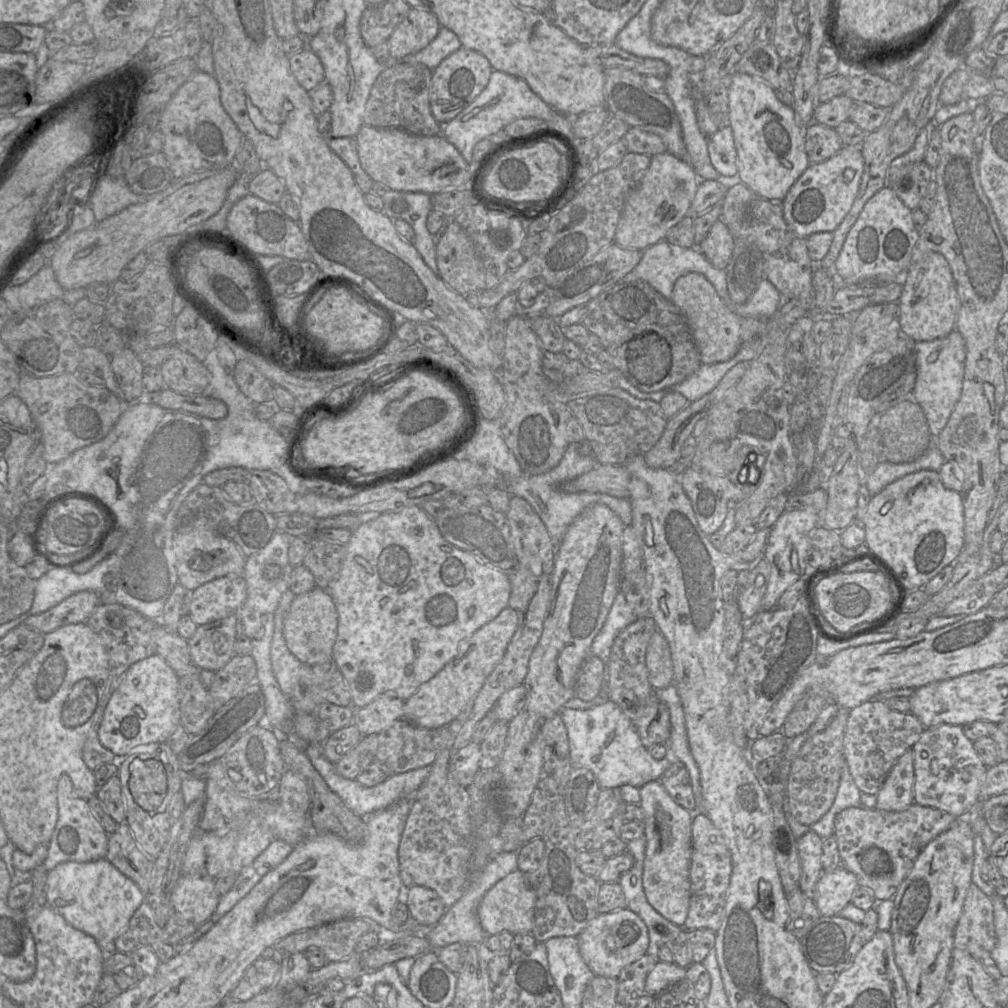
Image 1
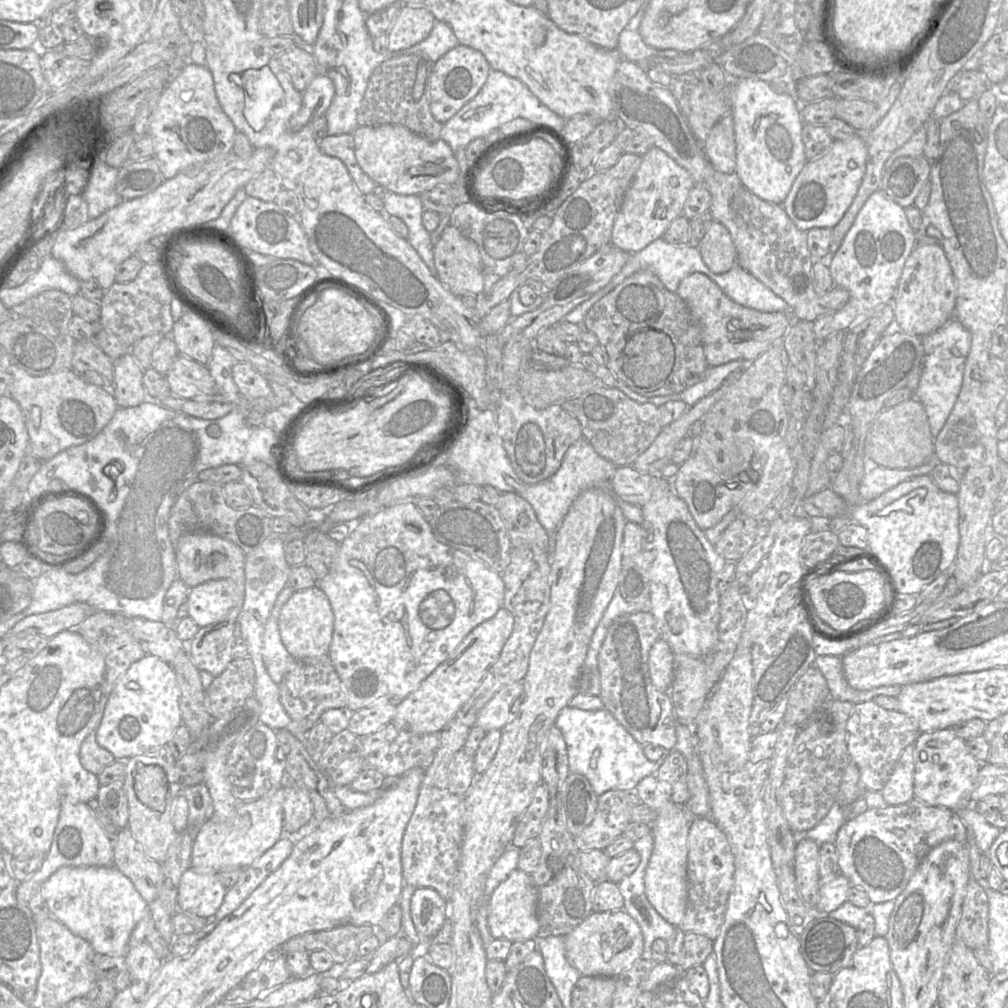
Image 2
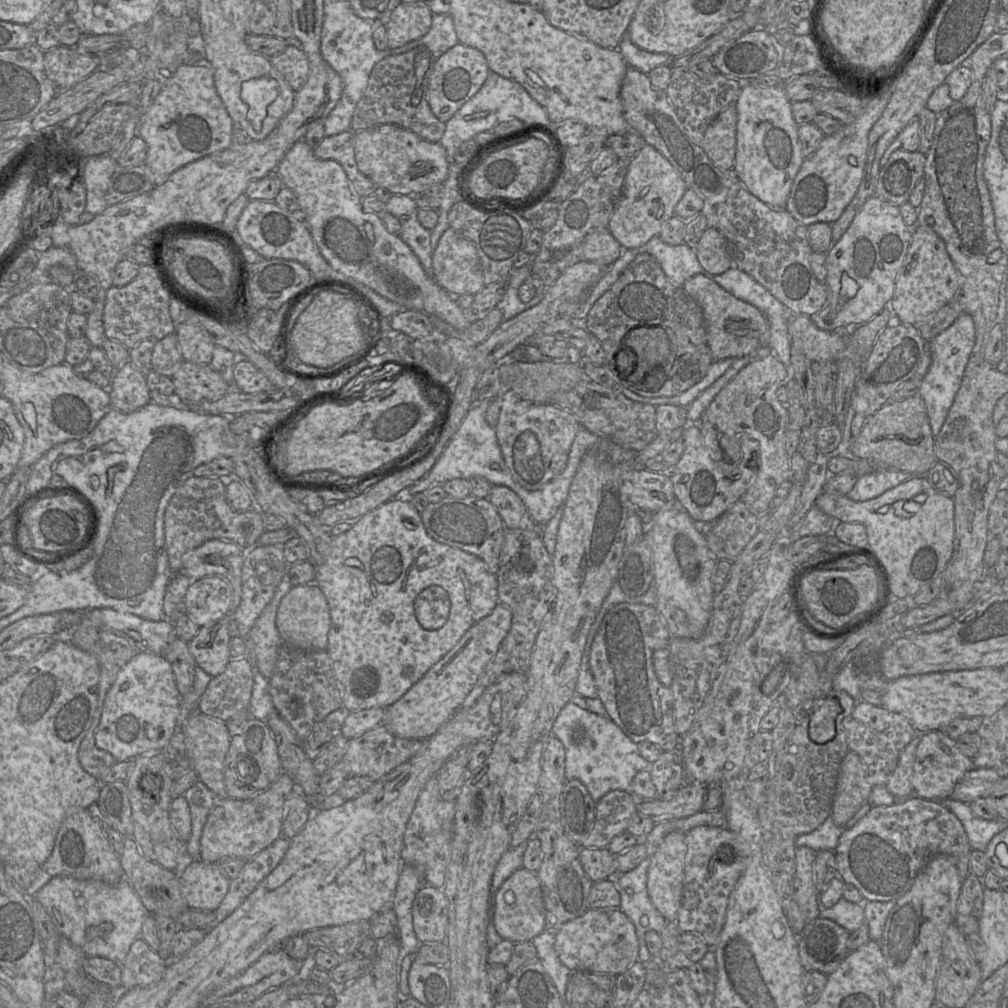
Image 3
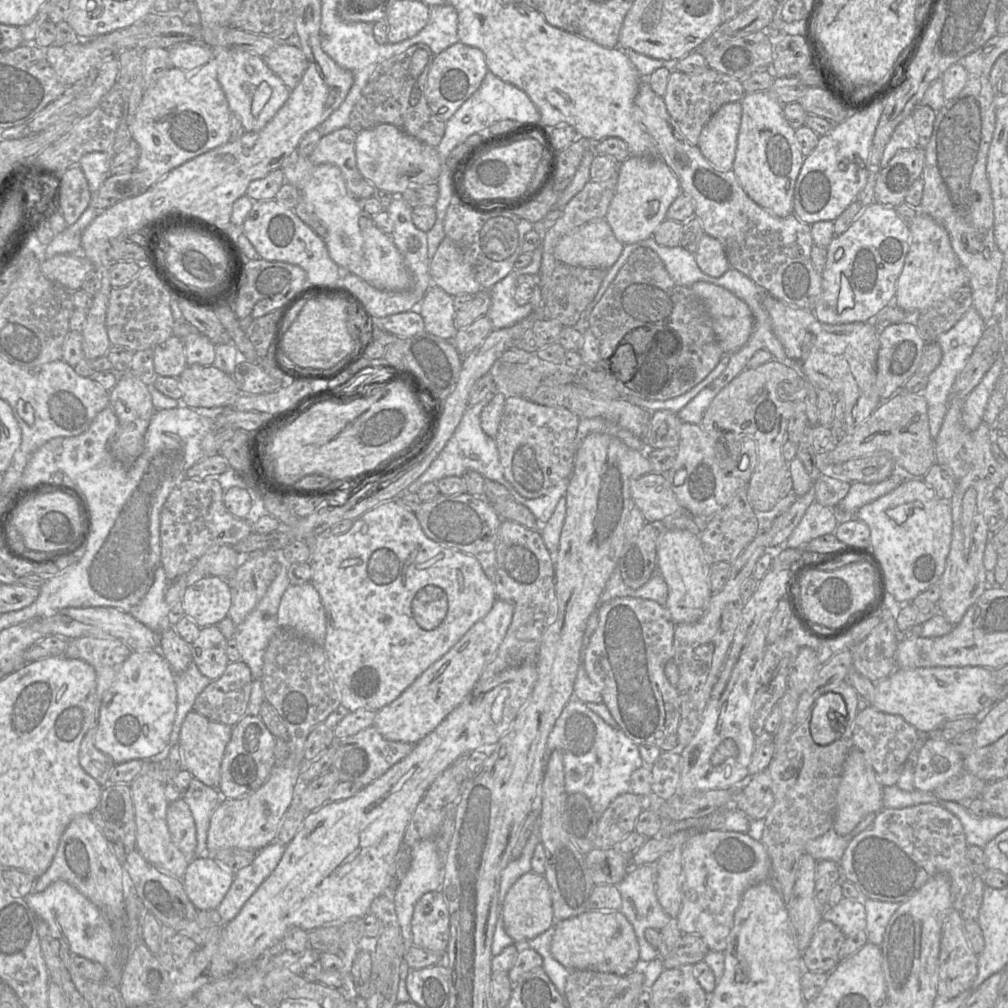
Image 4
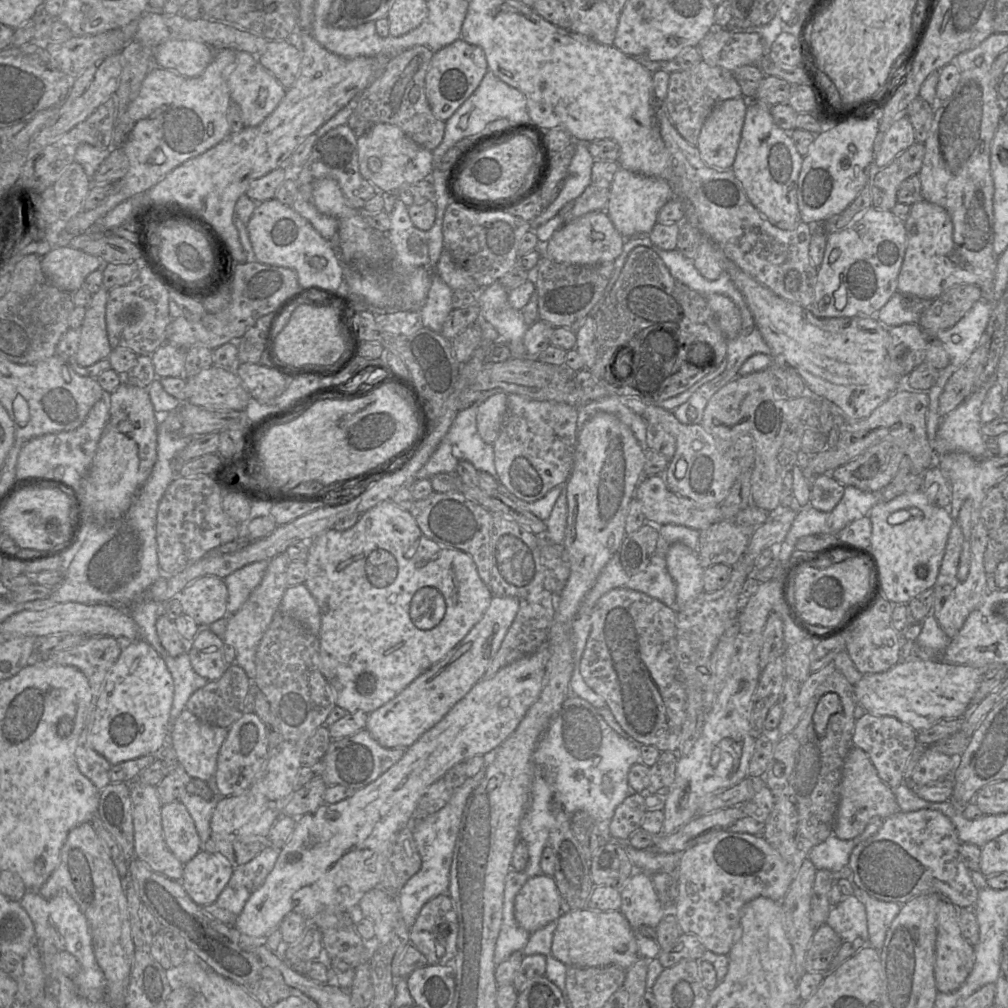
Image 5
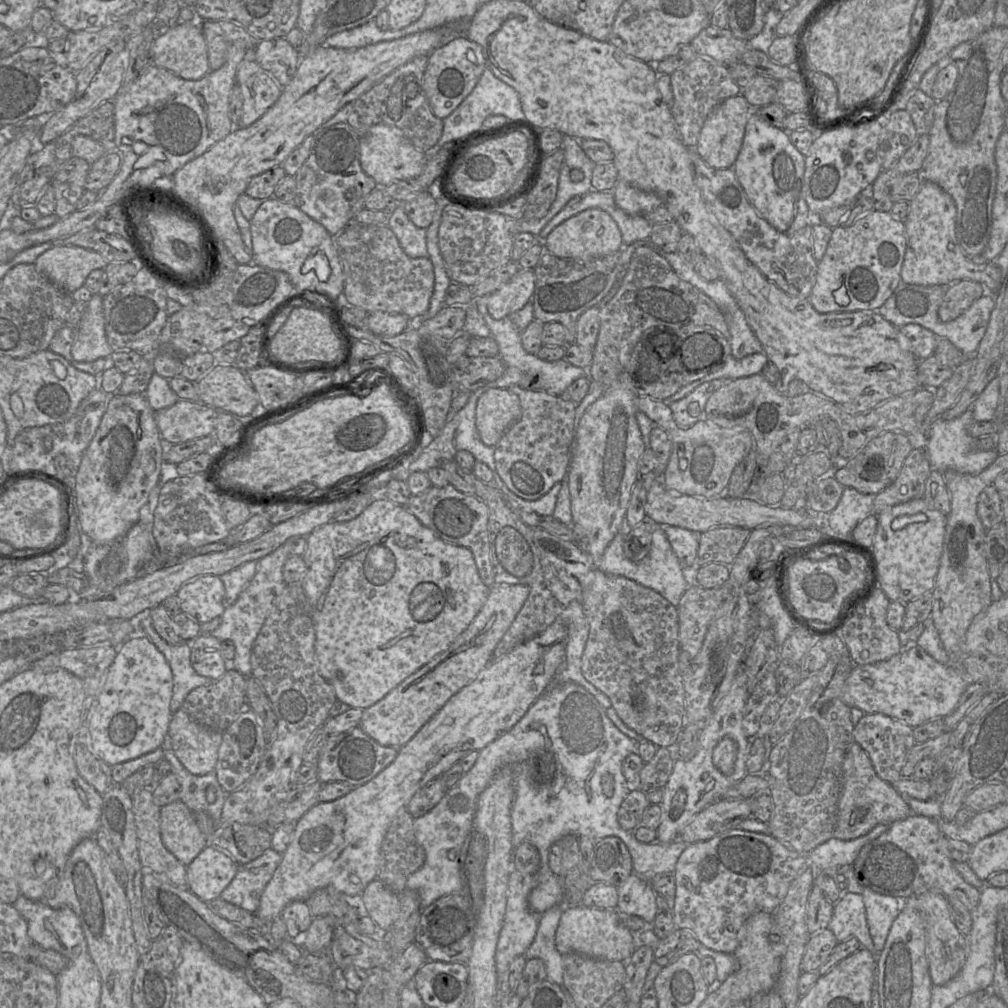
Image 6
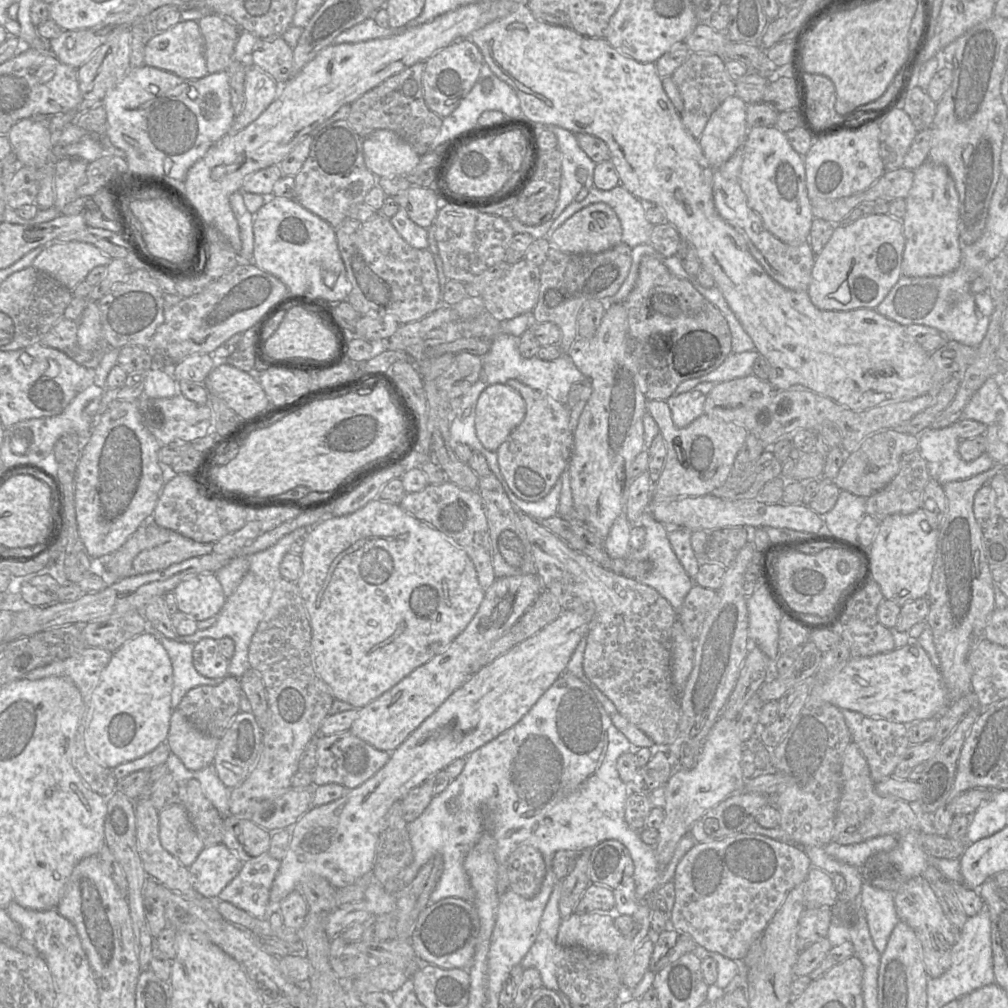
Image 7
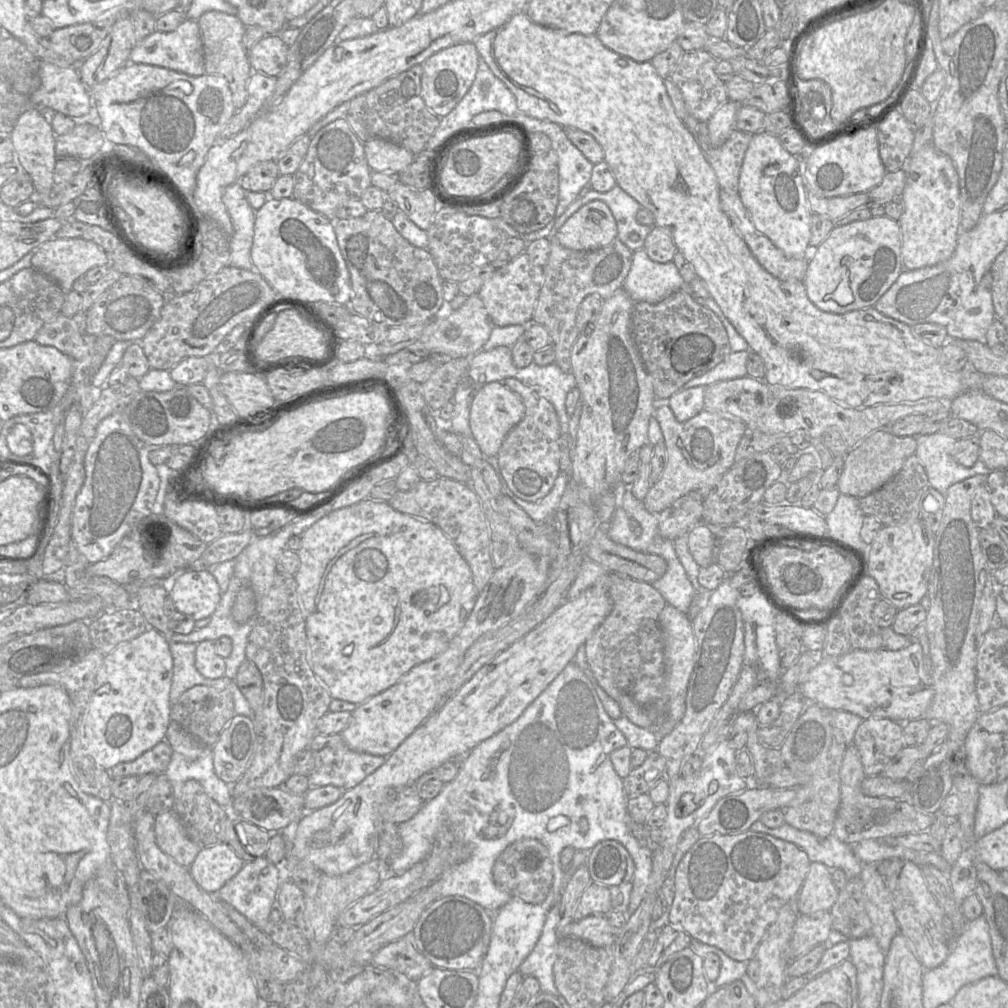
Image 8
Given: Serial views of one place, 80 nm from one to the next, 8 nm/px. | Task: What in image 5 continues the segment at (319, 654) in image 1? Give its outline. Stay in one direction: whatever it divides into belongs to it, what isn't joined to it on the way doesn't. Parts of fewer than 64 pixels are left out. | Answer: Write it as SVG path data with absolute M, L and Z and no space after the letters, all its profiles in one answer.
M305 584L286 588L280 603L280 610L318 637L321 626L320 609Z

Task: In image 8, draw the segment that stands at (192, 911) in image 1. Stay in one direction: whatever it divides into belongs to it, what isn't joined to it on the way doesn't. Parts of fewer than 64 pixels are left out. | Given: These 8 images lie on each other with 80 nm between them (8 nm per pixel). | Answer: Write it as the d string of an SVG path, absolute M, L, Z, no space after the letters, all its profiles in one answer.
M220 842L201 848L188 869L202 890L215 894L242 869L244 863L226 842Z

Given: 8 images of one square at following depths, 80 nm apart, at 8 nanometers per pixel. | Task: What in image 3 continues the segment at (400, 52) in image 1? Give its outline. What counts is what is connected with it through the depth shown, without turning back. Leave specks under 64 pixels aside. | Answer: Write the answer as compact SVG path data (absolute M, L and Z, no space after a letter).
M399 2L385 20L387 46L399 48L426 35L432 24L433 13L423 3Z

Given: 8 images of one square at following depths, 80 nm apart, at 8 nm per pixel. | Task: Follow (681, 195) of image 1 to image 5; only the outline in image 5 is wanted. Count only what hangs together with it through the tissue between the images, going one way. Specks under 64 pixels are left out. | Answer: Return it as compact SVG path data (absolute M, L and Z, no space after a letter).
M619 167L610 186L606 213L624 238L631 238L635 235L649 235L657 223L659 210L673 197L674 190L668 181Z

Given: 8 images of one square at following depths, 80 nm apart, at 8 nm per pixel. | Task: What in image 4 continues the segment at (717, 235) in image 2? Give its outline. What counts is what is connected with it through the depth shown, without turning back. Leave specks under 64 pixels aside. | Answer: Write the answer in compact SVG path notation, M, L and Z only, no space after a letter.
M704 234L699 242L695 259L703 273L715 278L722 276L730 268L721 242L707 234Z

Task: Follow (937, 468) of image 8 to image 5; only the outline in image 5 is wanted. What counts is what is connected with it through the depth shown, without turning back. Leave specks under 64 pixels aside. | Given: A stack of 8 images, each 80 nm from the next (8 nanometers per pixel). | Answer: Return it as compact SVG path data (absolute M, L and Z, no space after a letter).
M996 377L989 379L942 418L936 441L933 442L936 456L950 451L962 451L980 459L994 456L984 442L980 412L987 392L995 382Z

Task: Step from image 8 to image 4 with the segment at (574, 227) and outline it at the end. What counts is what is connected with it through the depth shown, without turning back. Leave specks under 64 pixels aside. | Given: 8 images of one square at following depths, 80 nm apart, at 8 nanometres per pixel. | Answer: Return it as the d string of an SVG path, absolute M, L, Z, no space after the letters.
M602 218L563 236L554 249L554 256L558 262L571 266L609 269L620 257L624 246Z

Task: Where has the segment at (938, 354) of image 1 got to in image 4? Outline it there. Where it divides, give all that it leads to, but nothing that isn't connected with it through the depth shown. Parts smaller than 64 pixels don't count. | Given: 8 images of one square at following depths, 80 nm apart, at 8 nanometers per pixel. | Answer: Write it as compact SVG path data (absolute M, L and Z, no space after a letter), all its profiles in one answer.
M971 307L950 330L940 334L936 339L942 350L942 359L939 365L928 375L927 386L922 390L922 395L927 401L930 435L934 440L940 432L948 411L952 386L977 346L985 327L986 323L982 317L974 307Z

